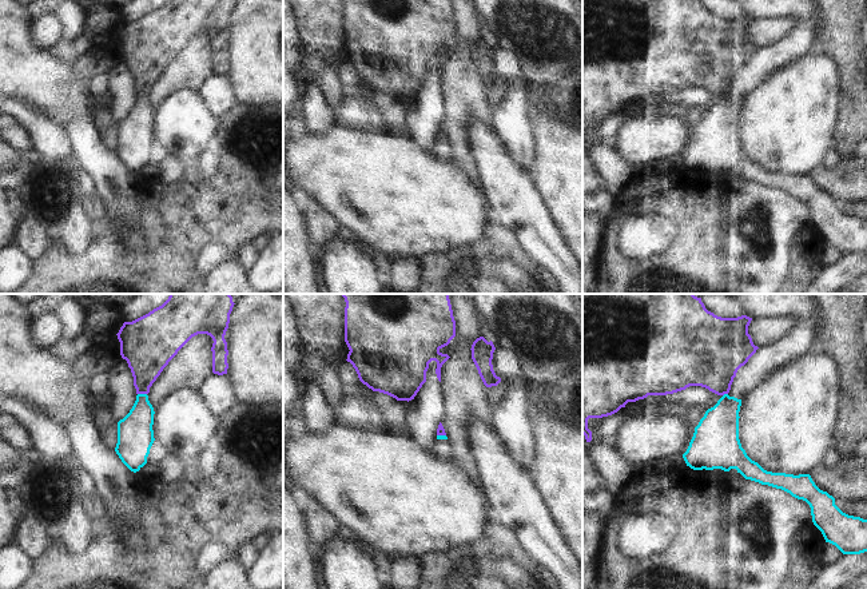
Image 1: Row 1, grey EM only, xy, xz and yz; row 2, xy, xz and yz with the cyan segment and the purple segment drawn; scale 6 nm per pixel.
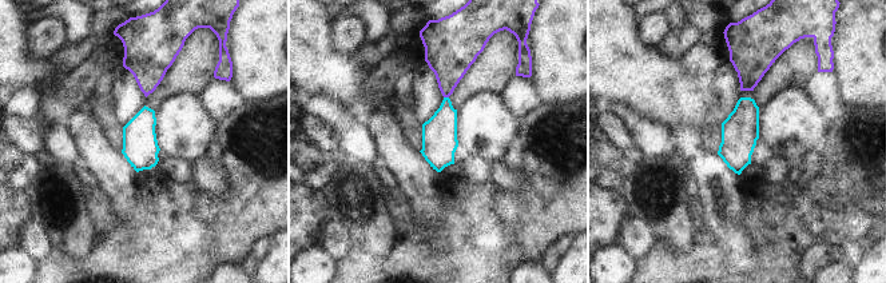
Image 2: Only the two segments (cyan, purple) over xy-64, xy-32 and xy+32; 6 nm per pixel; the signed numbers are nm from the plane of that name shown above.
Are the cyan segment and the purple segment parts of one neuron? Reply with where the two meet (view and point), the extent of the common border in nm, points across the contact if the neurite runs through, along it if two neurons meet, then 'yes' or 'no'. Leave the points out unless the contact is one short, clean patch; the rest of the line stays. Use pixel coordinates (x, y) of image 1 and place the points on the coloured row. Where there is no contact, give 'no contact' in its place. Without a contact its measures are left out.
contact xy (142, 394); length 60 nm; border xy (138, 393), (146, 394); no

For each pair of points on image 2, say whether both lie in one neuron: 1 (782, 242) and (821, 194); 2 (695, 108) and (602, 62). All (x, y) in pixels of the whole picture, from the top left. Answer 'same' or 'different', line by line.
1: same
2: same

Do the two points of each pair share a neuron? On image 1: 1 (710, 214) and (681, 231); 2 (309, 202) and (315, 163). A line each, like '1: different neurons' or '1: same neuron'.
1: same neuron
2: different neurons

